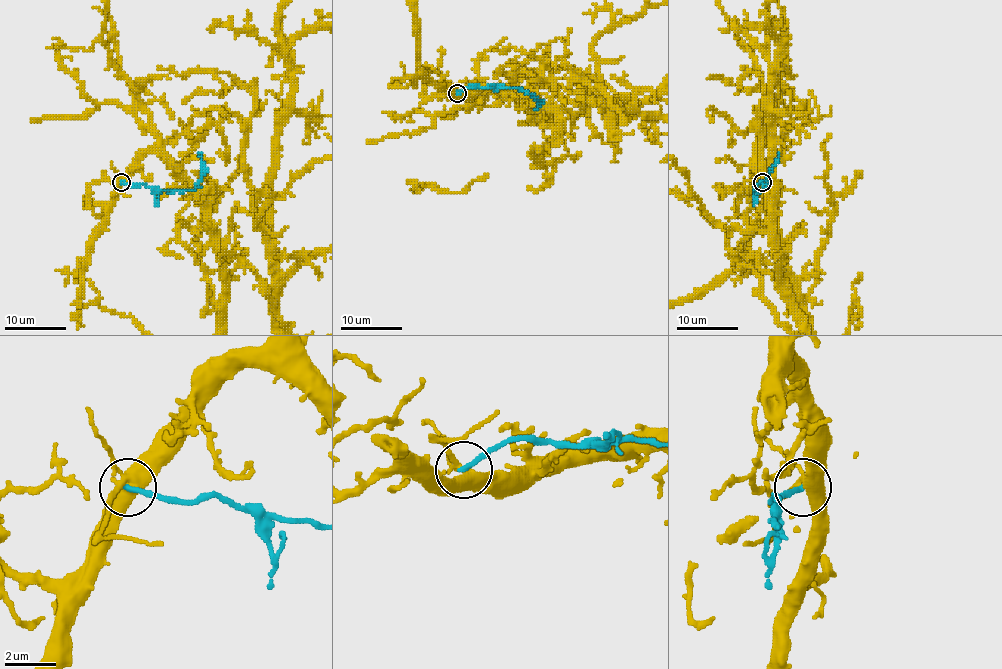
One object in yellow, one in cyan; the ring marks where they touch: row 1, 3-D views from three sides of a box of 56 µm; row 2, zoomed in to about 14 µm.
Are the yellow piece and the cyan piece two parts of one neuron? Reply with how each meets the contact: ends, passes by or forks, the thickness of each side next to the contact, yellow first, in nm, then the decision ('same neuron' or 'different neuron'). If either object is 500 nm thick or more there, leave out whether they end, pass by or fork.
yellow forks; cyan ends; calibres 480 and 200 nm; different neuron

